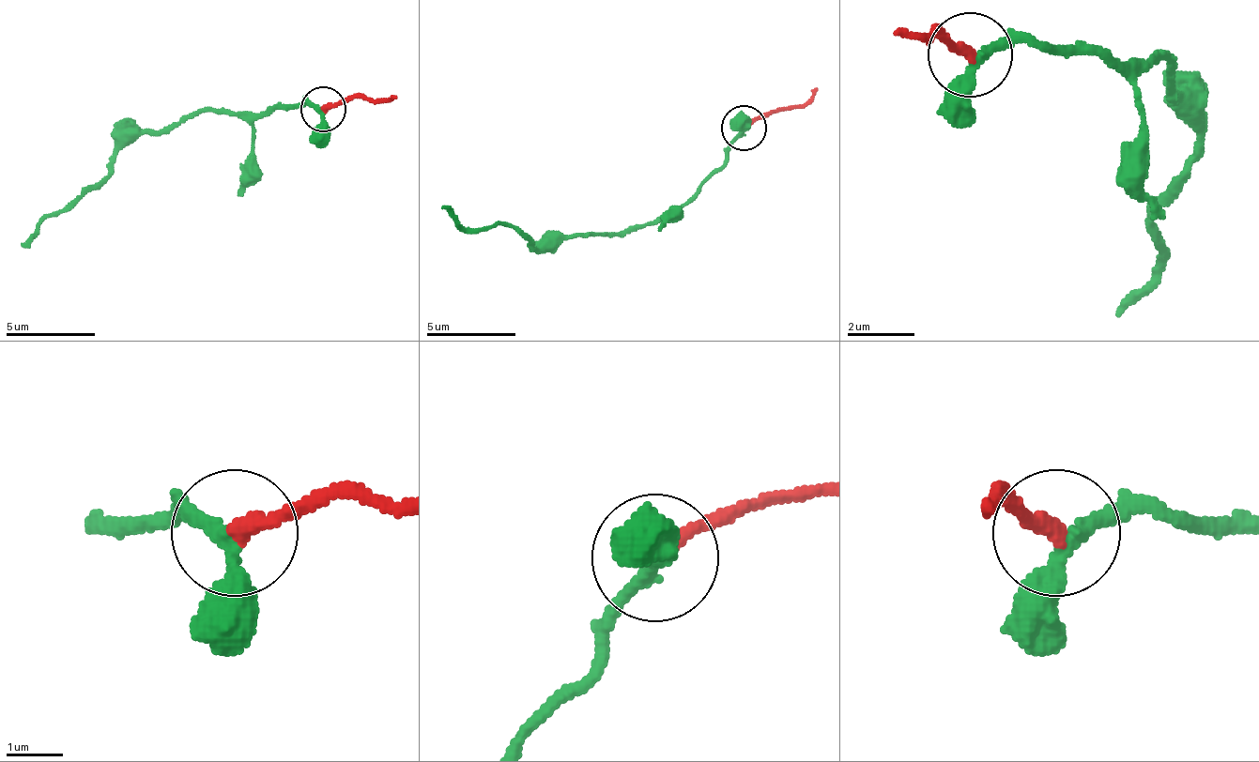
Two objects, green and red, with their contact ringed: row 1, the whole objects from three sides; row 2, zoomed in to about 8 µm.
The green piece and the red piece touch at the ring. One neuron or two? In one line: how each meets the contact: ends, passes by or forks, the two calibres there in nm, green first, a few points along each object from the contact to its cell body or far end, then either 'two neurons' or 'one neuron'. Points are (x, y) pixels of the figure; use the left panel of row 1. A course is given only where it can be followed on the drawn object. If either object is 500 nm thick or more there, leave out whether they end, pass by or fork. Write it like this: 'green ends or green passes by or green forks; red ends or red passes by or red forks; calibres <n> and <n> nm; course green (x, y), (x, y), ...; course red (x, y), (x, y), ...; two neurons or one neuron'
green passes by; red ends; calibres 240 and 280 nm; course green (319, 108), (306, 103), (253, 113), (181, 116), (141, 130), (87, 189), (20, 246); course red (324, 108), (355, 99), (395, 99); one neuron

